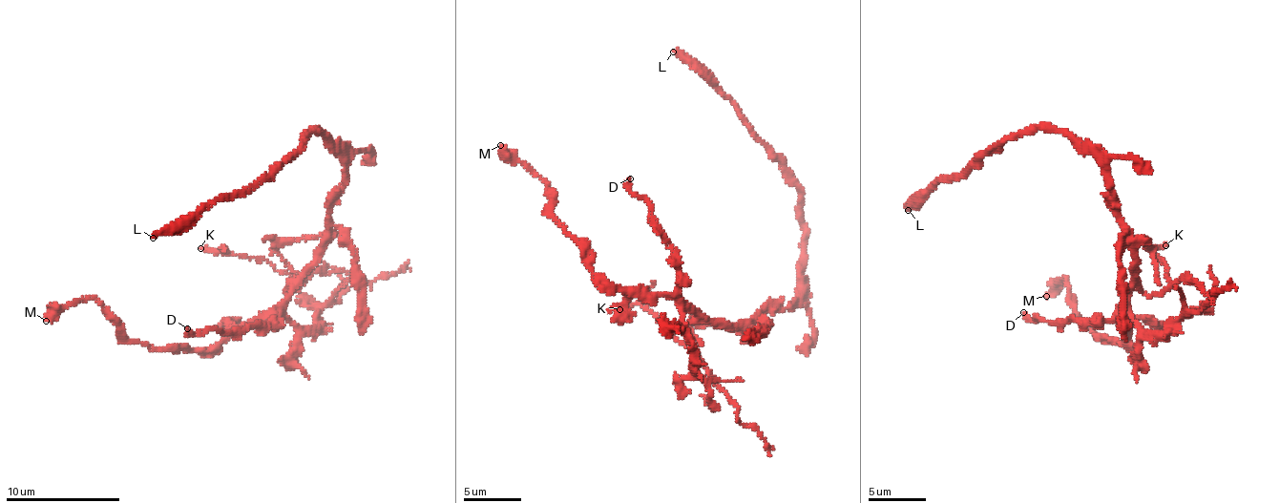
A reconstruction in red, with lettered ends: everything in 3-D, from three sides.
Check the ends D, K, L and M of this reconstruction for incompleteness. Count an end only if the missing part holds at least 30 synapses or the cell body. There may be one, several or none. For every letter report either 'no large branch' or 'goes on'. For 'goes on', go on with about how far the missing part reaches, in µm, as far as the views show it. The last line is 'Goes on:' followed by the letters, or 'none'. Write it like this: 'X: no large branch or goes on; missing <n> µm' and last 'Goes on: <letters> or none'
D: no large branch
K: no large branch
L: goes on; missing 70 µm
M: no large branch
Goes on: L

